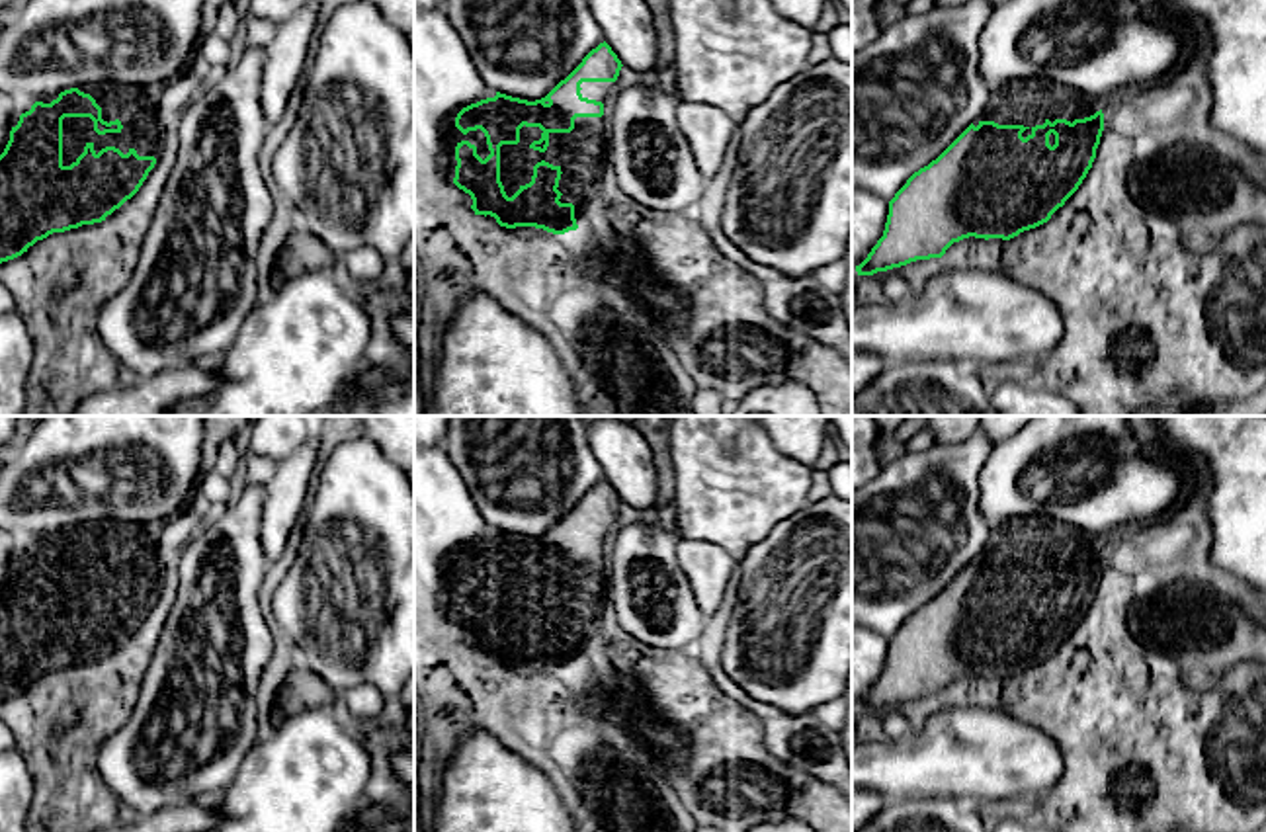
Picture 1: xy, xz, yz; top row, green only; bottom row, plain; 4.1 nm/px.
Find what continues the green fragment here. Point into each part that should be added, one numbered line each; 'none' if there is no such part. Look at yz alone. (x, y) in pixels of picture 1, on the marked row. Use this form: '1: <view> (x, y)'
1: yz (1026, 102)

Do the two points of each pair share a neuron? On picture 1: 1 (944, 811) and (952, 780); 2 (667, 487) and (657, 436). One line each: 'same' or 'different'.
1: different
2: same

